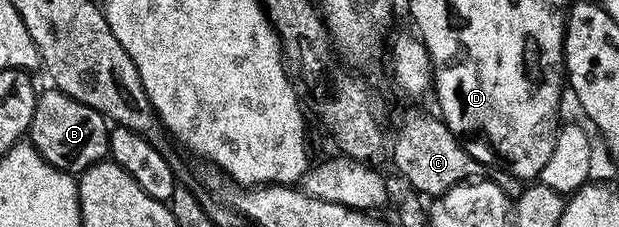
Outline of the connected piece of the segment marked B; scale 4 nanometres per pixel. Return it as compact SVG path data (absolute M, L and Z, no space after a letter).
M50 86L39 91L38 101L32 114L29 143L50 163L61 172L81 174L85 168L98 164L110 156L109 138L111 125L107 119L91 106L78 102L60 89Z

